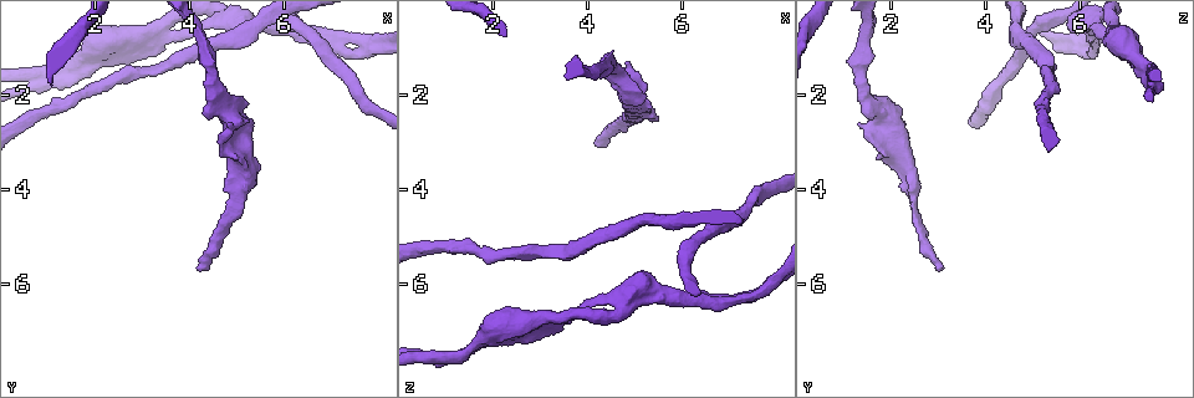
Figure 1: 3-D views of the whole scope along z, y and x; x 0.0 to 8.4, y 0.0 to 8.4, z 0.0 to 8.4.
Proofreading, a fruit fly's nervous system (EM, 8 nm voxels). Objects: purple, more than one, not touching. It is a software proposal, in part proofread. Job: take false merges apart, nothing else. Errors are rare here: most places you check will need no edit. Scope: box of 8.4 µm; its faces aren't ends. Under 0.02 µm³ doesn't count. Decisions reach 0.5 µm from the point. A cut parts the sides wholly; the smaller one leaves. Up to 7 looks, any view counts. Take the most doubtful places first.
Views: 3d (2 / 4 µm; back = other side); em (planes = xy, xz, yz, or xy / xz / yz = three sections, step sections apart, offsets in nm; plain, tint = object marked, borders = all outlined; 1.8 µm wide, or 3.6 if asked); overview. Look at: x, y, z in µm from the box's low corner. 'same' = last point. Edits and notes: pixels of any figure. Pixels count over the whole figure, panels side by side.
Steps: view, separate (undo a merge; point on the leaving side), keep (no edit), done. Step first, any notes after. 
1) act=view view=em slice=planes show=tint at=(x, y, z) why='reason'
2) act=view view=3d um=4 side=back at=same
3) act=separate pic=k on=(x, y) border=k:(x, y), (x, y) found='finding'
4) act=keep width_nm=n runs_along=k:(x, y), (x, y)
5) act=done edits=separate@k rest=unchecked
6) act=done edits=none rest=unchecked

act=view view=em slice=planes show=plain at=(1.00, 1.60, 7.60) why='two arms at a narrow angle'

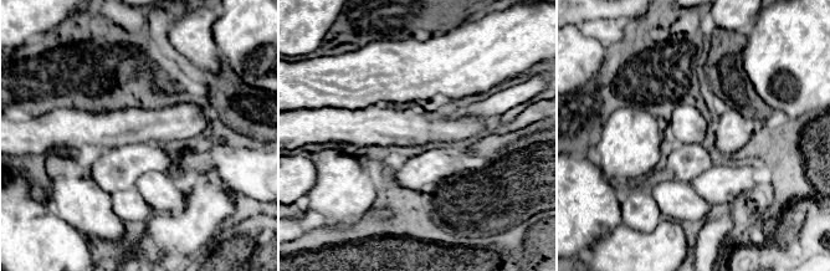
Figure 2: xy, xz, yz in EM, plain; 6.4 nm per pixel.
act=view view=em slice=planes show=tint at=same

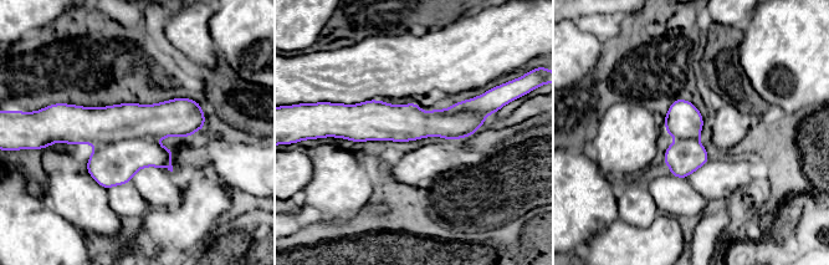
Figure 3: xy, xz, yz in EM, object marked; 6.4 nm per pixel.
act=keep found='one cell here'

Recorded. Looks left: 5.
act=view view=3d um=4 at=(4.90, 2.45, 1.95) why='thick turns thin'

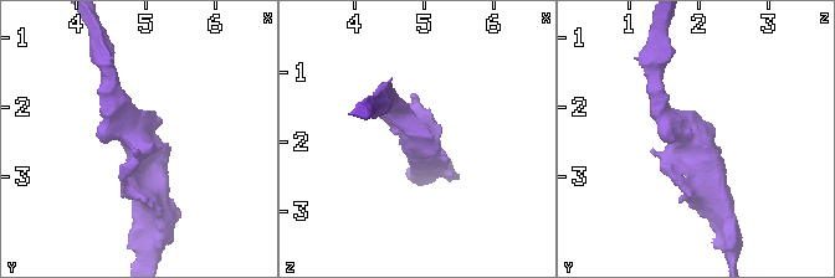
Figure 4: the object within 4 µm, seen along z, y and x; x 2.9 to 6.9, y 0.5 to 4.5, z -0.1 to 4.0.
act=view view=em slice=xz step=4 show=tint at=(4.90, 2.50, 1.95)

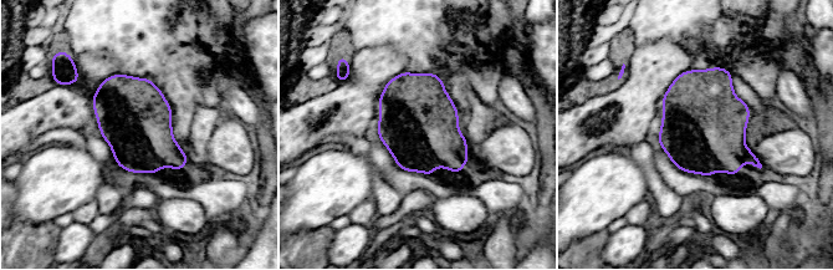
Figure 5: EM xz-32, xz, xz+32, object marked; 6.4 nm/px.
act=keep width_nm=460 found='one cell here'

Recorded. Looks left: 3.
act=view view=3d um=4 at=(6.95, 0.70, 6.30) why='a fork'

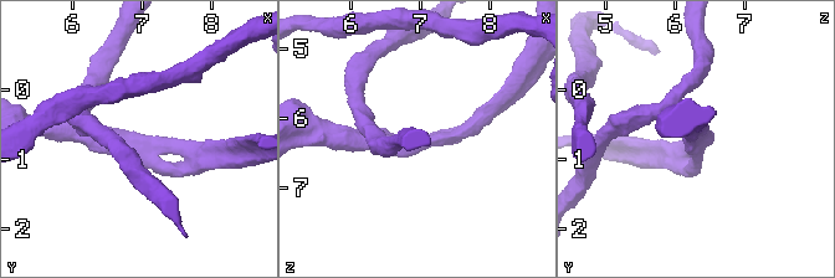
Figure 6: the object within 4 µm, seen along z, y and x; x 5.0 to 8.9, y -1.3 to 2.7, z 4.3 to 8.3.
act=view view=em slice=planes show=tint at=(6.95, 0.70, 6.35)

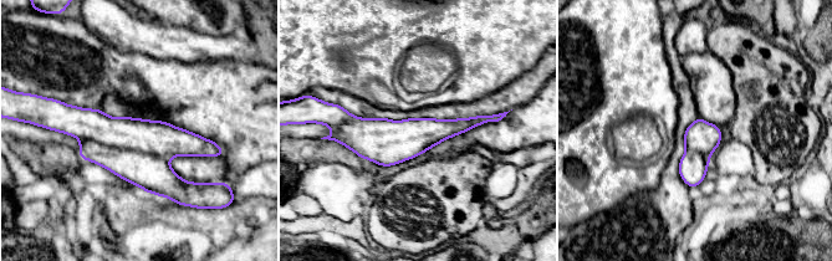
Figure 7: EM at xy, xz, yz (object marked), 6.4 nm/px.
act=keep width_nm=220 runs_along=7:(491, 118), (424, 133), (343, 124) found='all the same cell'

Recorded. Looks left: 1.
act=done edits=none rest=unchecked

